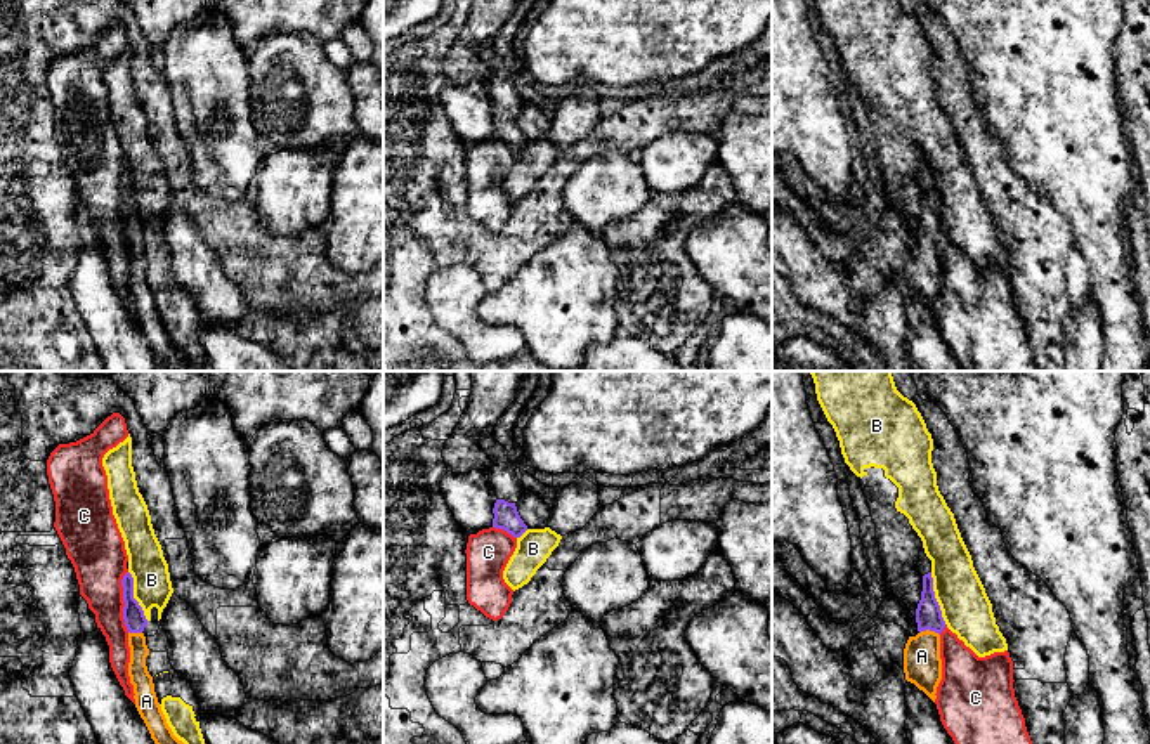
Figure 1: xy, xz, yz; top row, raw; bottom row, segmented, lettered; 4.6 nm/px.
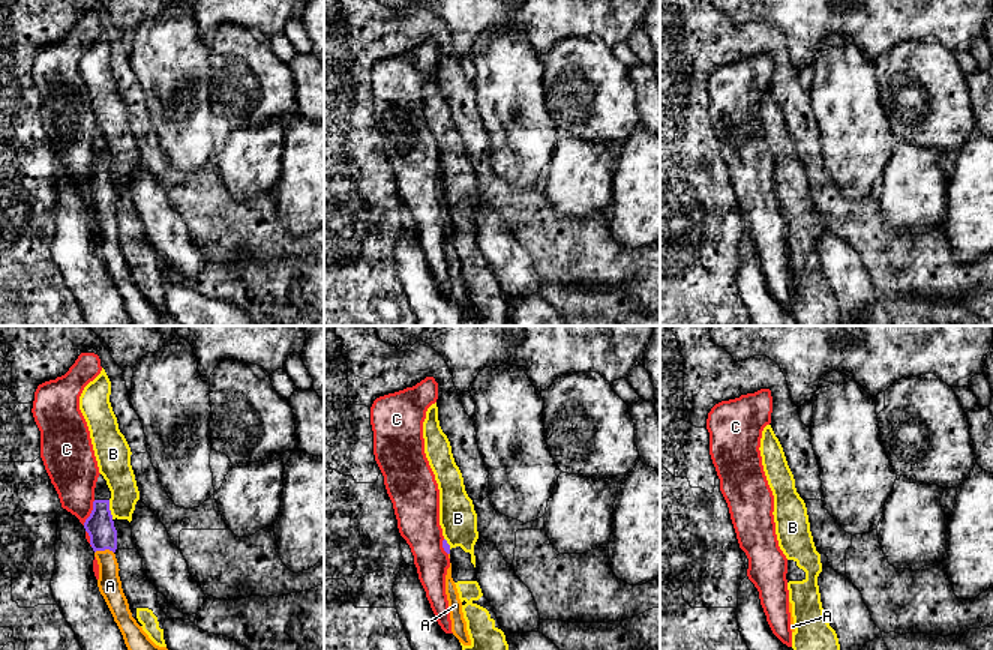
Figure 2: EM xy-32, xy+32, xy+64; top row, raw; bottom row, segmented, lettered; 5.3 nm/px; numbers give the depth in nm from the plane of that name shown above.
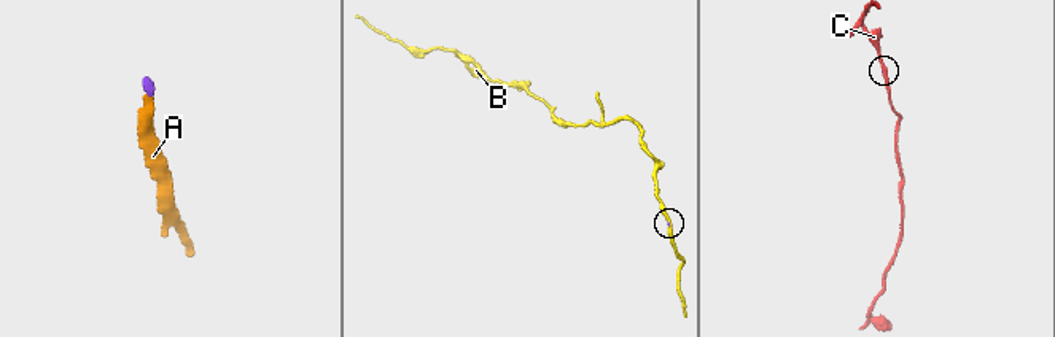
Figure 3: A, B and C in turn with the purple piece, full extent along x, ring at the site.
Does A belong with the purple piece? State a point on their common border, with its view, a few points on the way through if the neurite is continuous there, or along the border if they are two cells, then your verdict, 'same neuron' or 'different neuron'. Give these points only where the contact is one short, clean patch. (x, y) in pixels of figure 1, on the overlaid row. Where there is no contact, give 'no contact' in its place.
contact yz (930, 630); way yz (928, 616), (930, 630), (921, 656); same neuron

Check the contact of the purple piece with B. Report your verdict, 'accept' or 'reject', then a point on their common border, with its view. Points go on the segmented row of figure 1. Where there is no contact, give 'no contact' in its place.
reject; contact yz (935, 599)

